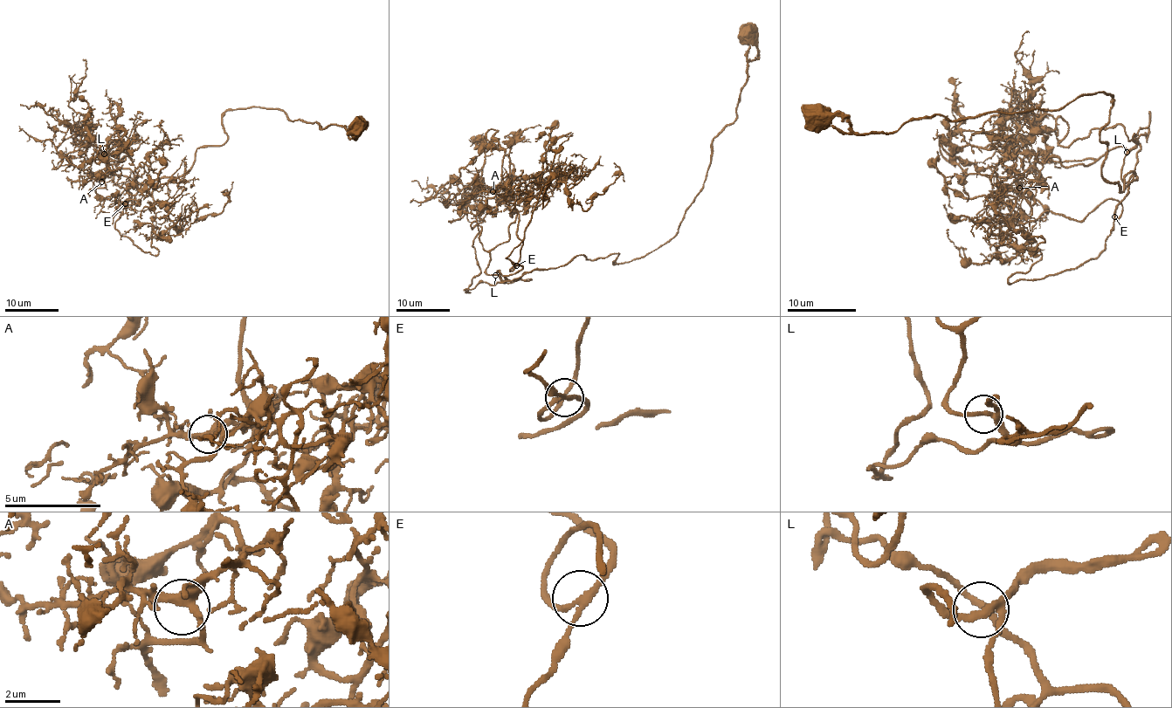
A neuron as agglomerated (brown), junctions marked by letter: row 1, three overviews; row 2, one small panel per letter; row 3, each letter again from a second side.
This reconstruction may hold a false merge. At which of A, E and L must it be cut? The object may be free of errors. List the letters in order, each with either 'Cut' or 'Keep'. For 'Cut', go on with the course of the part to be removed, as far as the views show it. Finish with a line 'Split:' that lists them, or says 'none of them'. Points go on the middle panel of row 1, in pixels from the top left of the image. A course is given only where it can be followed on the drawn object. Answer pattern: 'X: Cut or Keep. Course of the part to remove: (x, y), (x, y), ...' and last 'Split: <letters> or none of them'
A: Keep
E: Keep
L: Keep
Split: none of them

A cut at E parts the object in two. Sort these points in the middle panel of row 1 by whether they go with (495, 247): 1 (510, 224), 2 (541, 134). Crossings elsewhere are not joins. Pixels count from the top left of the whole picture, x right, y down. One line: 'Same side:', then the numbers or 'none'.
Same side: 1

